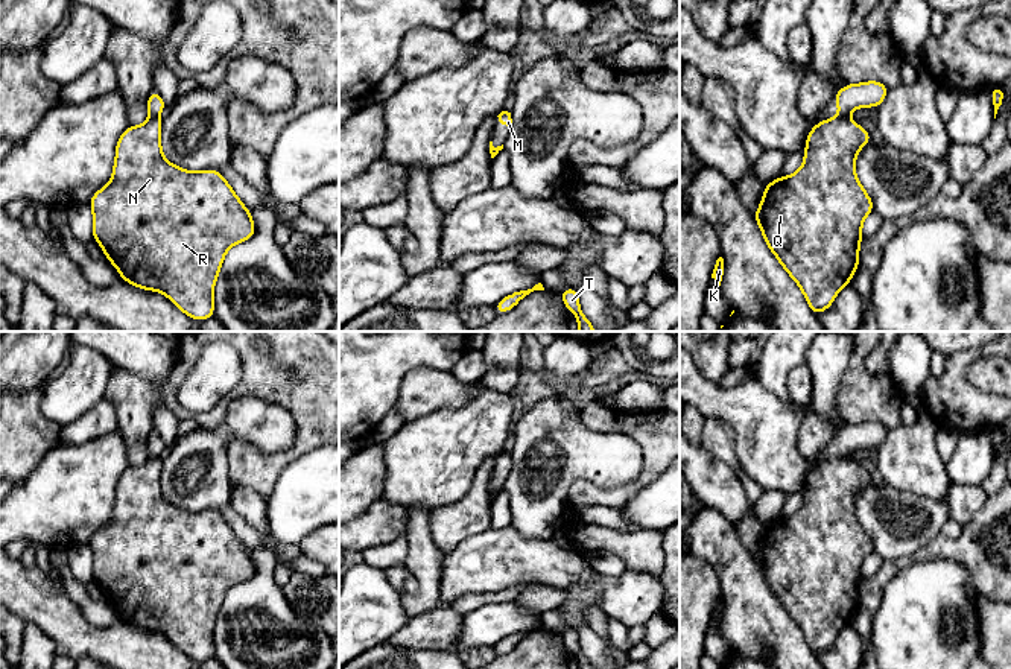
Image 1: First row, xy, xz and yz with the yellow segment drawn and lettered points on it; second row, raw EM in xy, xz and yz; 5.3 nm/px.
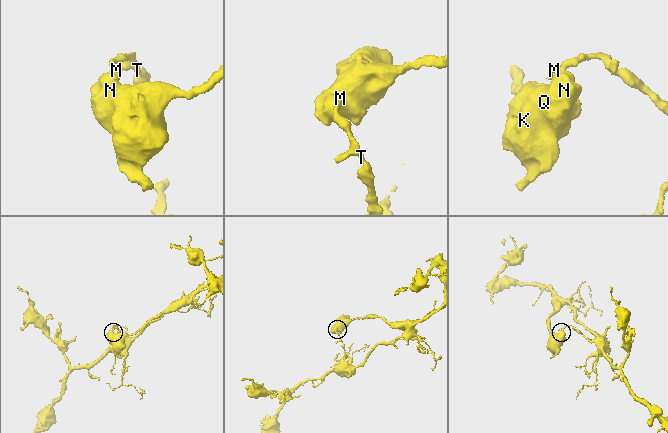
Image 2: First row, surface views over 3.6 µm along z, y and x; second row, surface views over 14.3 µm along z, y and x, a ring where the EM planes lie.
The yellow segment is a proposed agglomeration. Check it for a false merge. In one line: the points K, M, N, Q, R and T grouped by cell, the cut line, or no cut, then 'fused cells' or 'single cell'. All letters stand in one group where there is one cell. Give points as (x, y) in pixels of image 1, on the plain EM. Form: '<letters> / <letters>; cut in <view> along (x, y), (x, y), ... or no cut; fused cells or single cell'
K N Q R / M T; cut in yz along (846, 456), (835, 459); fused cells

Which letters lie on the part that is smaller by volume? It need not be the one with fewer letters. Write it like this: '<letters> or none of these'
K, N, Q, R

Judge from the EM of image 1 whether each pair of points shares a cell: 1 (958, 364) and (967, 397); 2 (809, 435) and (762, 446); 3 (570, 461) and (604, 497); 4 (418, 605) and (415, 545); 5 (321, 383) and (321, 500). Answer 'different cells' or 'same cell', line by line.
1: same cell
2: different cells
3: different cells
4: same cell
5: different cells

